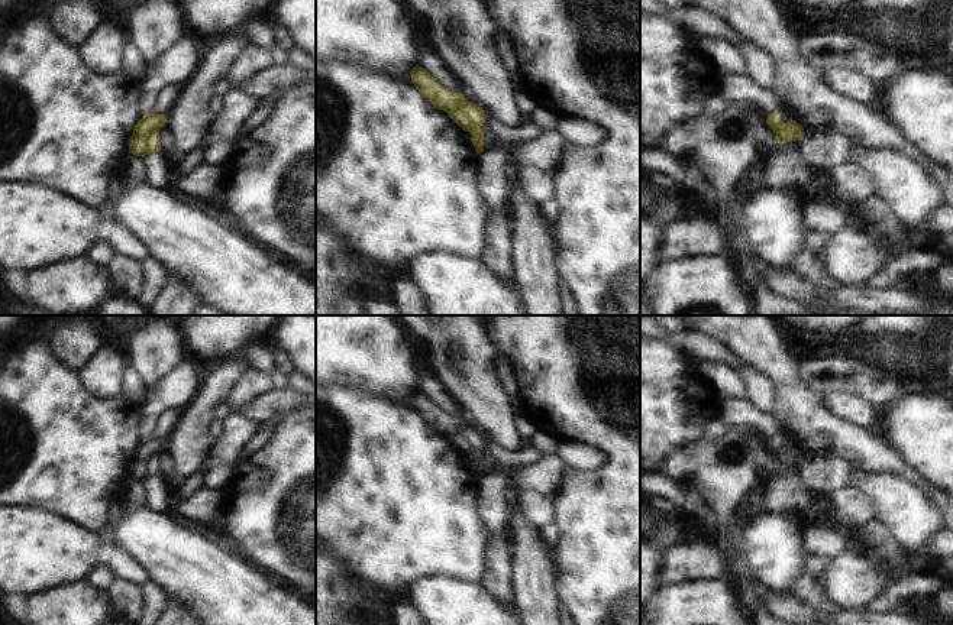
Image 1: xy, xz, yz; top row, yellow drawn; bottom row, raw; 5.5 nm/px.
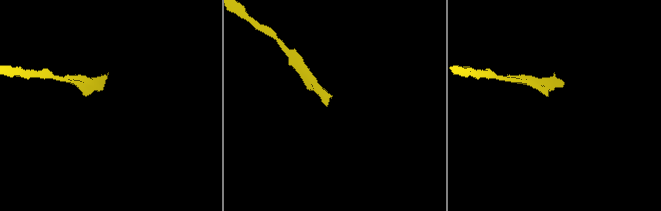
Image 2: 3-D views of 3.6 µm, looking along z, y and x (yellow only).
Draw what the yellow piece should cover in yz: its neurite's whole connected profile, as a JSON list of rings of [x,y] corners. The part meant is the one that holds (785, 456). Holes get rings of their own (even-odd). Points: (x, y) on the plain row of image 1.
[[[778,433],[766,441],[766,448],[776,457],[779,470],[786,466],[802,464],[805,459],[802,448],[795,444],[784,447],[779,443]]]

